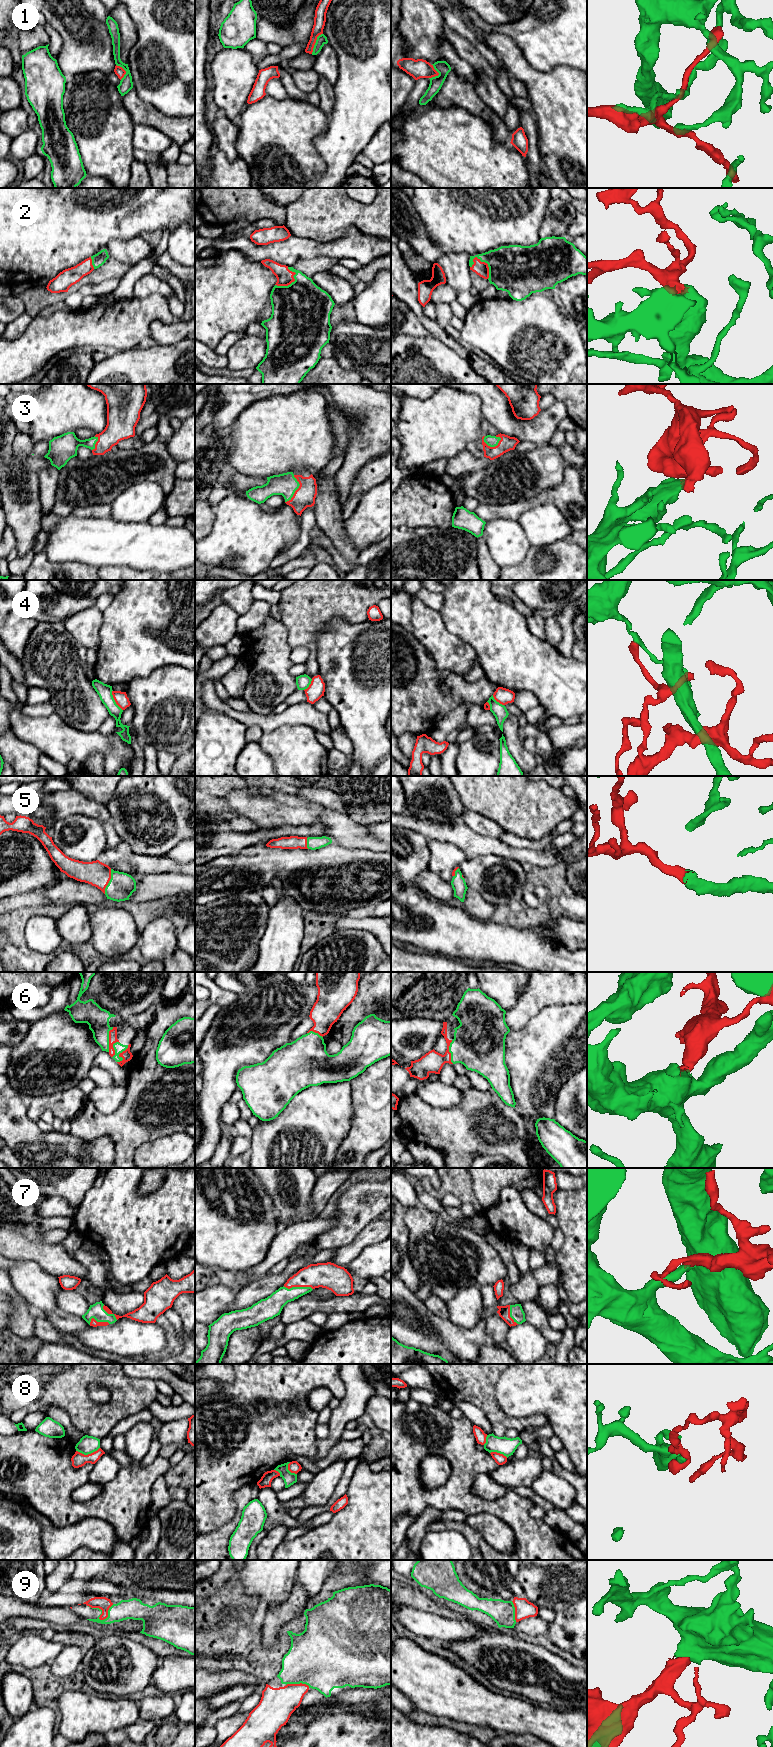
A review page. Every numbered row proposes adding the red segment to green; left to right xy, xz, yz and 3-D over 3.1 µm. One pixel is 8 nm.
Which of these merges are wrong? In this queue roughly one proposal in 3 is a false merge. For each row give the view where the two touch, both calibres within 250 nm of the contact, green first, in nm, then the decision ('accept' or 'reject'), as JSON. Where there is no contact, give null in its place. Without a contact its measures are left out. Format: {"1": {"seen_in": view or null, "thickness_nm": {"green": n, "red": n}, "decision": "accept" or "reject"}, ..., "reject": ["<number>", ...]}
{"1": {"seen_in": "xz", "thickness_nm": {"green": 80, "red": 100}, "decision": "reject"}, "2": {"seen_in": "yz", "thickness_nm": {"green": 400, "red": 110}, "decision": "accept"}, "3": {"seen_in": "yz", "thickness_nm": {"green": 90, "red": 120}, "decision": "accept"}, "4": {"seen_in": "xy", "thickness_nm": {"green": 120, "red": 110}, "decision": "reject"}, "5": {"seen_in": "xy", "thickness_nm": {"green": 200, "red": 200}, "decision": "accept"}, "6": {"seen_in": "xy", "thickness_nm": {"green": 180, "red": 70}, "decision": "accept"}, "7": {"seen_in": "xz", "thickness_nm": {"green": 160, "red": 200}, "decision": "accept"}, "8": {"seen_in": "xy", "thickness_nm": {"green": 140, "red": 110}, "decision": "reject"}, "9": {"seen_in": "xy", "thickness_nm": {"green": 160, "red": 110}, "decision": "accept"}, "reject": ["1", "4", "8"]}

